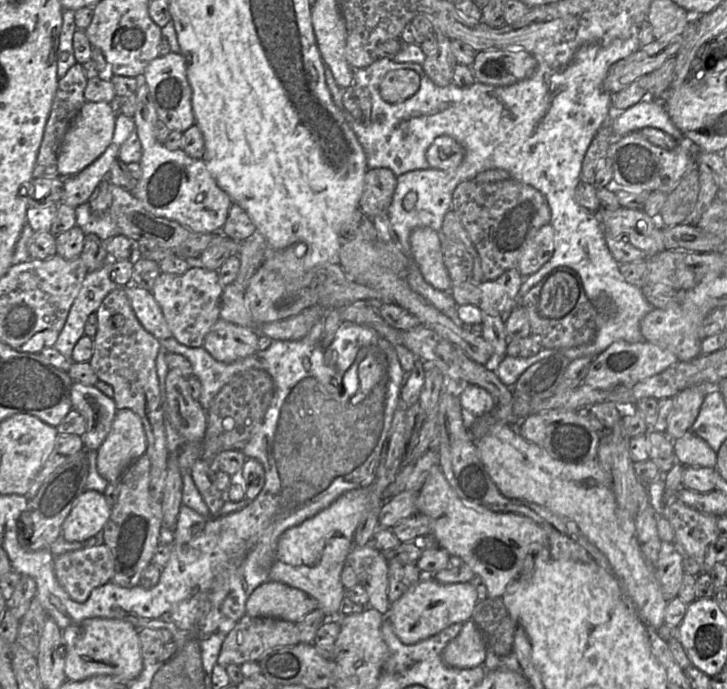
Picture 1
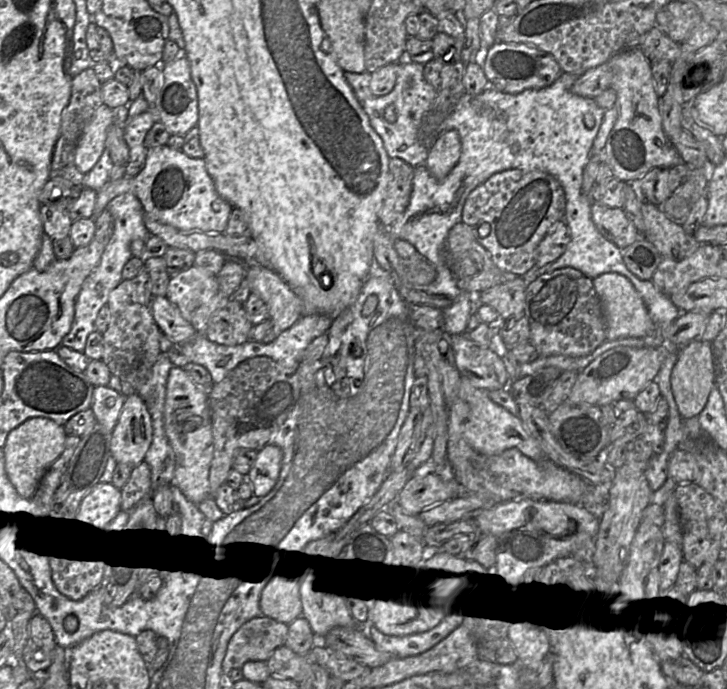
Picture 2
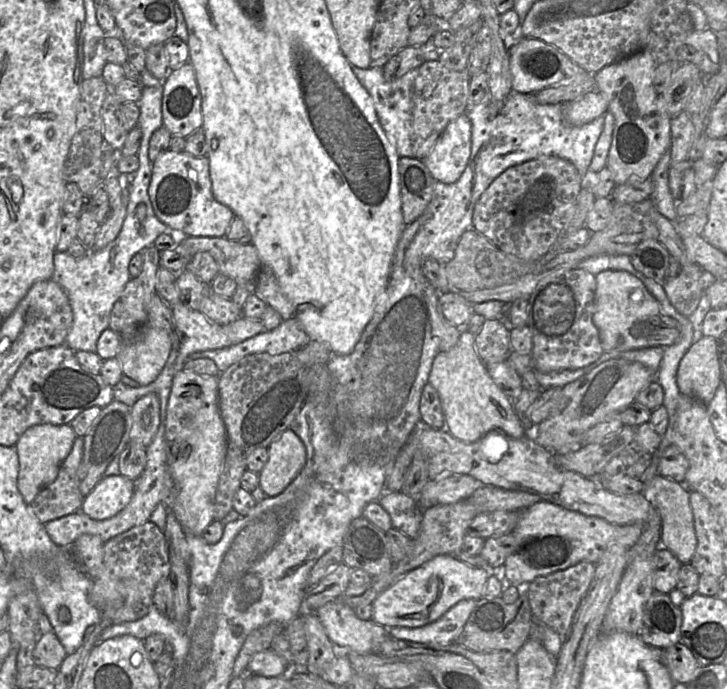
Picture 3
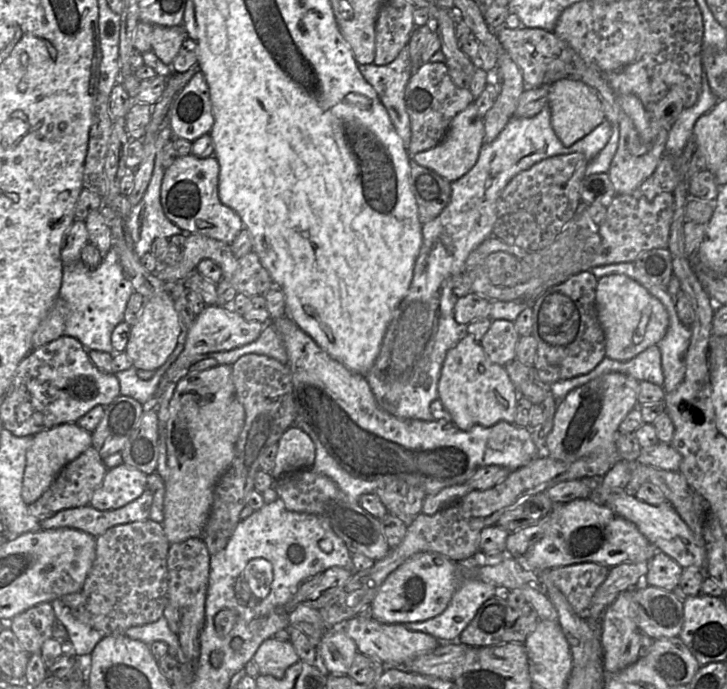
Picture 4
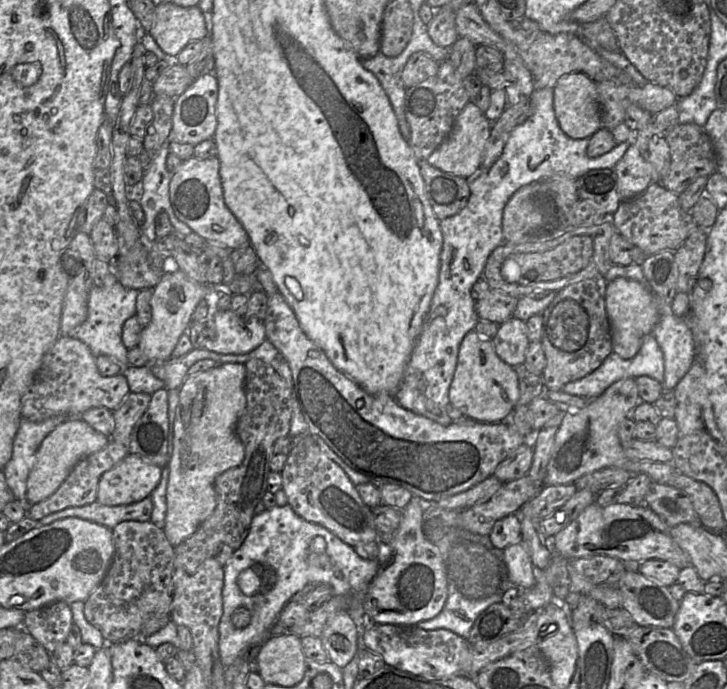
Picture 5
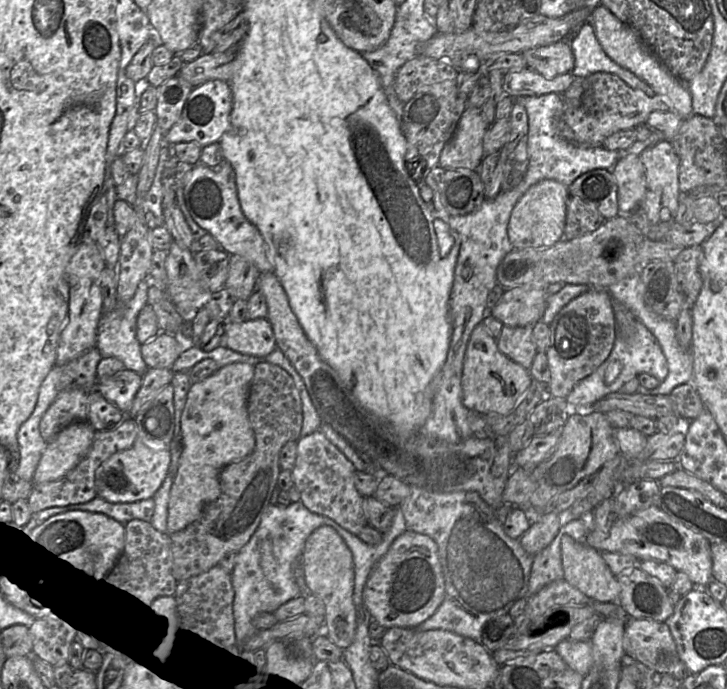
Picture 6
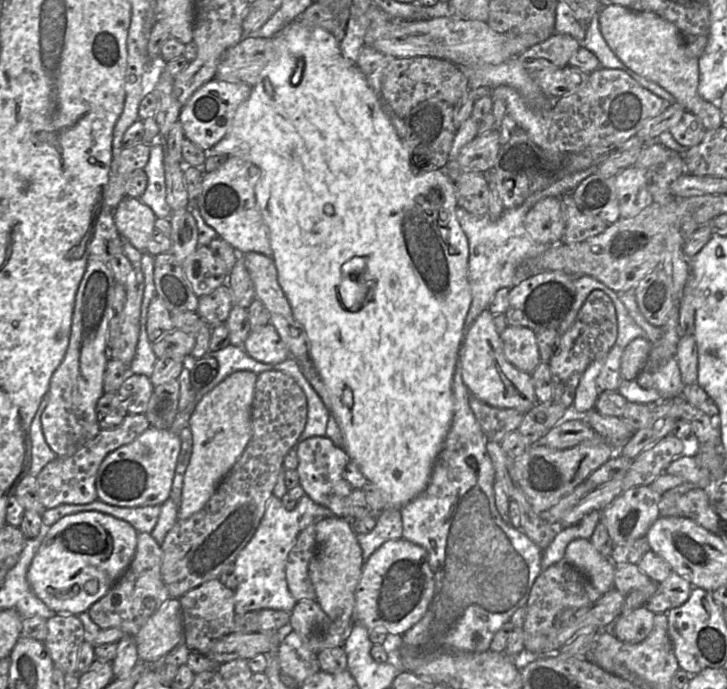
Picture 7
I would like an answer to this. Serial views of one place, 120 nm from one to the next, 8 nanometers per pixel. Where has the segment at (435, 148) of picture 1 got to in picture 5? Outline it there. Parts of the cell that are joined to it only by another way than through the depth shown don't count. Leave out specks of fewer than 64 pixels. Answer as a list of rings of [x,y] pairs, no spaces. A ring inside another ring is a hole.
[[[470,101],[458,115],[450,134],[442,144],[427,158],[429,165],[439,170],[460,176],[473,177],[481,168],[486,143],[491,133],[491,124],[479,107]]]

